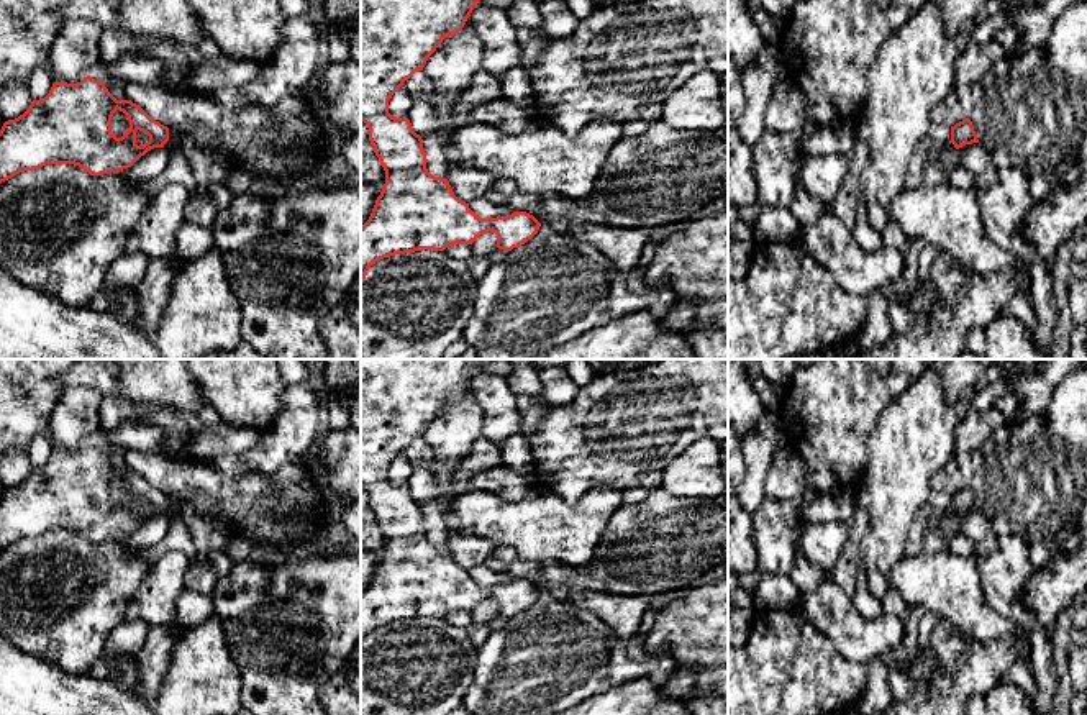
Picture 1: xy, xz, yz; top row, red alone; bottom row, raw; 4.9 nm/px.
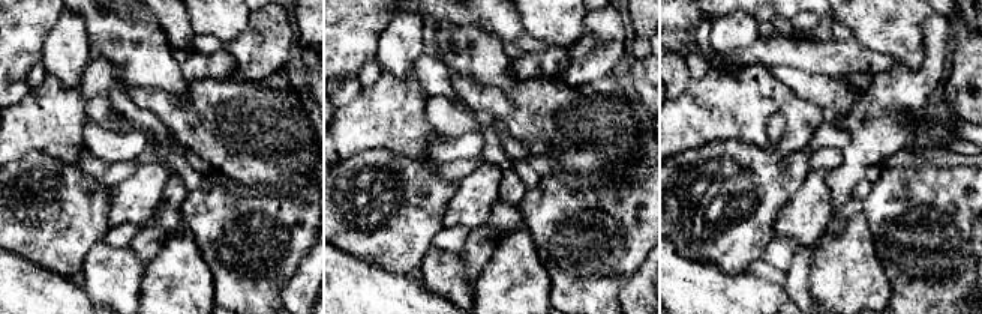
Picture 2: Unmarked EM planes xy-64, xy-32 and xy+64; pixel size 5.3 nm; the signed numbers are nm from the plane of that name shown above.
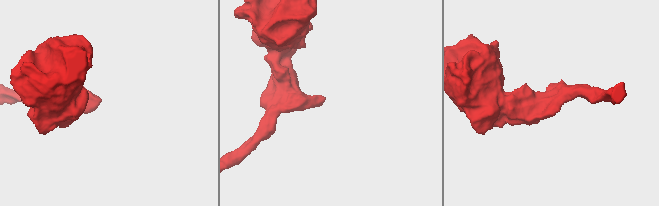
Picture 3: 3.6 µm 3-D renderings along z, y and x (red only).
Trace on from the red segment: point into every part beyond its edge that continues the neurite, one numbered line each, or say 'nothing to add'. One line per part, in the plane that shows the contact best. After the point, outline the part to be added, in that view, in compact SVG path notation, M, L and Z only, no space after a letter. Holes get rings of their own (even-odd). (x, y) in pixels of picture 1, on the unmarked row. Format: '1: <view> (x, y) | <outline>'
nothing to add

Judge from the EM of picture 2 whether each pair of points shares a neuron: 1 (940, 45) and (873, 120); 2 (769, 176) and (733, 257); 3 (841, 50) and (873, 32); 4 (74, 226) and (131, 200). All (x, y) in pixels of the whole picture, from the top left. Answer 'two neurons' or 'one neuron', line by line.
1: one neuron
2: one neuron
3: two neurons
4: two neurons

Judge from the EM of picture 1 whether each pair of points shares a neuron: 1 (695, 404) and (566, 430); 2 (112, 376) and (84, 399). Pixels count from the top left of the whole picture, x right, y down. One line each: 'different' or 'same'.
1: same
2: different

